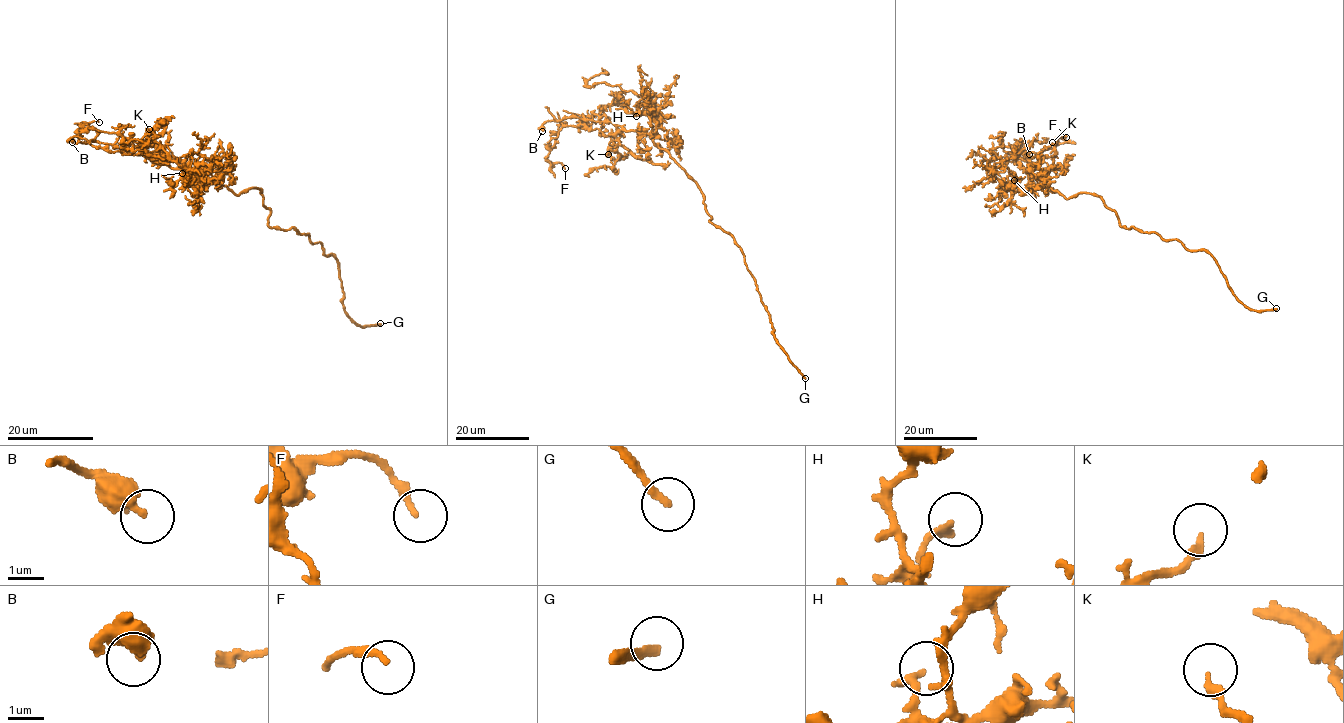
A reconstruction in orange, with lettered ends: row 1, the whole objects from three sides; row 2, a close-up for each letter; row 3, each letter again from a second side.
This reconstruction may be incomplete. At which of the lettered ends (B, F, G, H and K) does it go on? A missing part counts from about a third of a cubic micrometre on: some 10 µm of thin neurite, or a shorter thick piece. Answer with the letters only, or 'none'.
G, K

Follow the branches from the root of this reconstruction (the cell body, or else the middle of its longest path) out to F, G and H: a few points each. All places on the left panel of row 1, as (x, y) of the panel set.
F: (261, 192), (234, 194), (217, 180), (200, 182), (137, 148), (81, 142), (81, 126), (99, 122)
G: (261, 192), (269, 226), (308, 234), (336, 260), (345, 312), (360, 326), (380, 323)
H: (261, 192), (249, 188), (234, 194), (209, 179), (200, 182), (205, 188), (200, 177), (182, 179), (182, 173)

